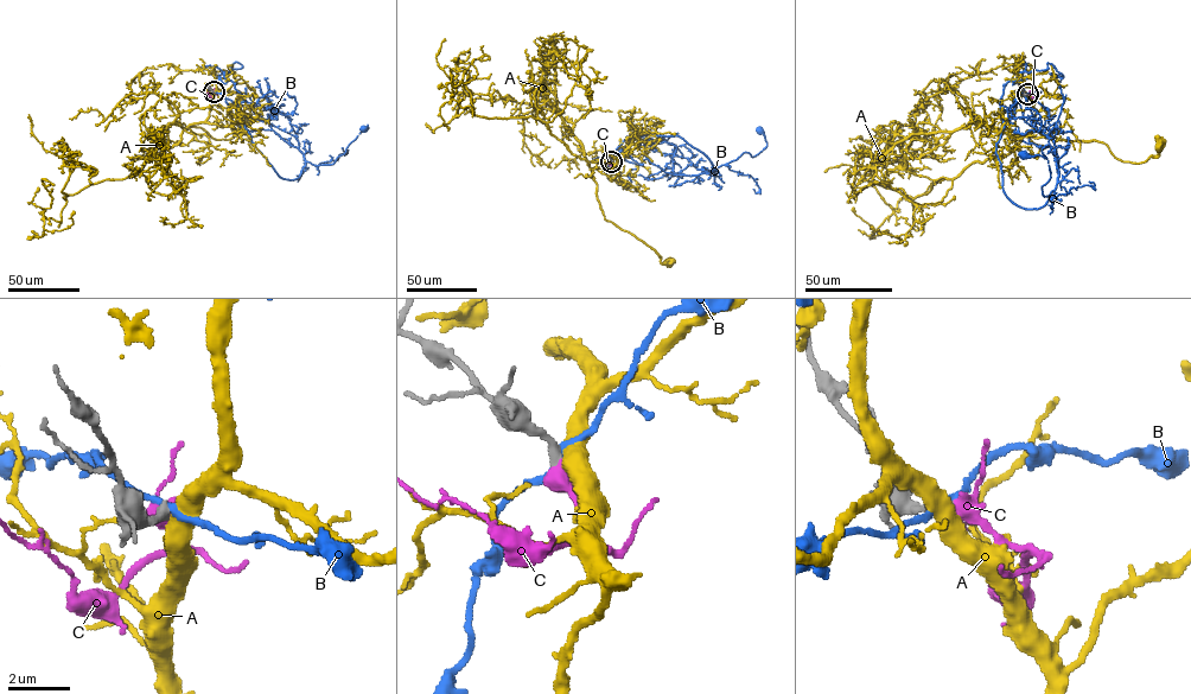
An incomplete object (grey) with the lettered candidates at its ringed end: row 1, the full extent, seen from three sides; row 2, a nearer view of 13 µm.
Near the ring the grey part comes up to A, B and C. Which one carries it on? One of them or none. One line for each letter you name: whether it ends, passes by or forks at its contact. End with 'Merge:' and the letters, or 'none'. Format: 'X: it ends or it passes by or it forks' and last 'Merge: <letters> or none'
C: it passes by
Merge: C

